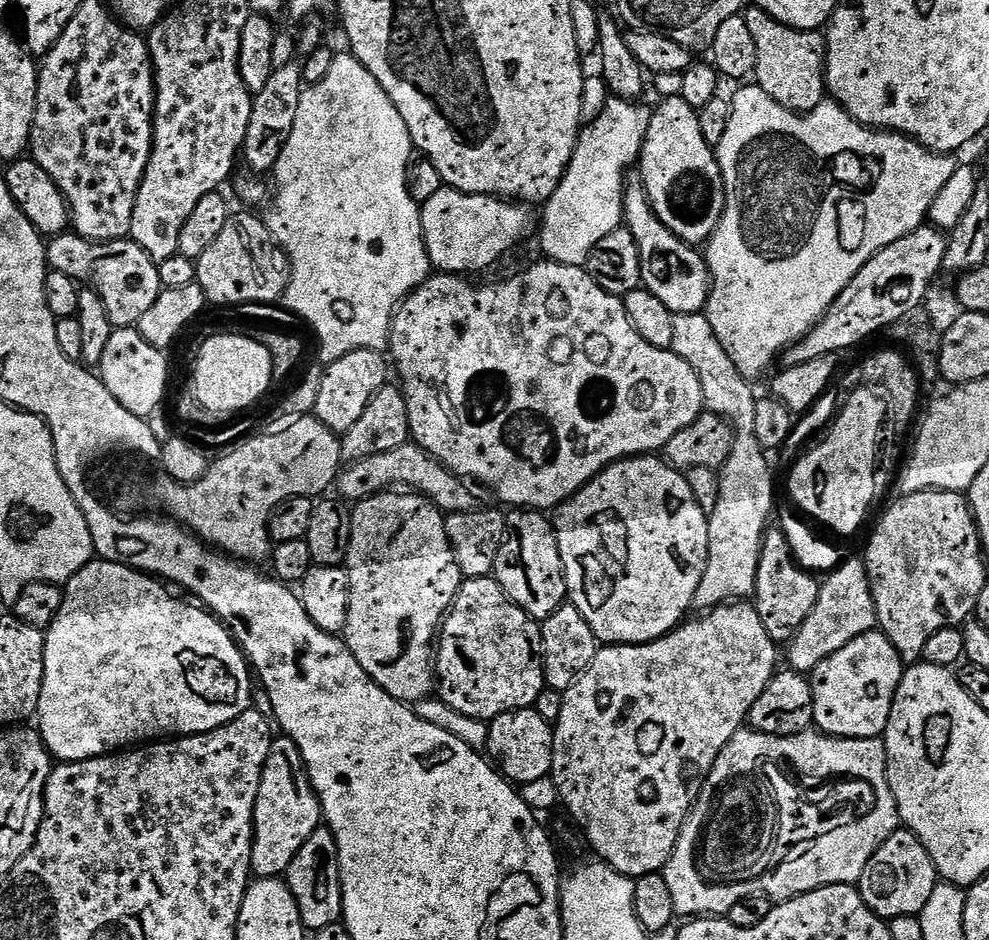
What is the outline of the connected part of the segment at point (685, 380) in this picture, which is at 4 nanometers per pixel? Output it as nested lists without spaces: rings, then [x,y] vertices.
[[[543,262],[543,263],[544,263],[544,264],[532,264],[532,265],[530,265],[530,266],[529,266],[529,268],[528,268],[528,269],[526,269],[526,270],[525,270],[525,272],[520,272],[520,273],[518,273],[518,274],[517,274],[517,276],[508,276],[508,277],[506,277],[506,278],[505,278],[505,280],[500,280],[500,281],[498,281],[498,282],[497,282],[497,284],[480,284],[480,285],[478,285],[478,286],[477,286],[477,288],[475,288],[475,286],[474,286],[474,285],[472,285],[472,284],[471,284],[471,282],[470,282],[470,281],[468,281],[468,280],[471,280],[471,279],[468,279],[468,278],[465,278],[465,277],[464,277],[464,276],[463,276],[463,275],[460,275],[460,274],[432,274],[432,275],[429,275],[429,277],[428,277],[428,279],[427,279],[427,280],[425,280],[425,281],[424,281],[424,283],[423,283],[423,284],[420,284],[420,285],[419,285],[419,286],[417,286],[417,287],[416,287],[416,288],[415,288],[415,290],[413,290],[413,292],[411,292],[411,294],[409,294],[409,295],[408,295],[408,296],[407,296],[407,297],[405,297],[405,299],[404,299],[404,300],[401,300],[401,301],[400,301],[400,303],[399,303],[399,305],[398,305],[398,307],[397,307],[397,309],[396,309],[396,311],[395,311],[395,313],[394,313],[394,315],[393,315],[393,317],[392,317],[392,331],[391,331],[391,332],[389,332],[389,333],[388,333],[388,343],[387,343],[387,347],[388,347],[388,348],[389,348],[389,349],[391,349],[391,348],[392,348],[392,360],[393,360],[393,362],[394,362],[394,363],[396,363],[396,368],[397,368],[397,370],[398,370],[398,371],[400,371],[400,380],[401,380],[401,381],[400,381],[400,380],[399,380],[399,383],[400,383],[400,384],[401,384],[401,385],[402,385],[402,391],[403,391],[403,393],[404,393],[404,397],[405,397],[405,398],[406,398],[406,410],[407,410],[407,411],[408,411],[408,430],[409,430],[409,433],[410,433],[410,436],[411,436],[411,439],[412,439],[412,440],[413,440],[413,441],[415,441],[415,443],[417,443],[417,444],[419,444],[419,445],[420,445],[420,447],[421,447],[421,448],[425,448],[425,450],[426,450],[426,451],[427,451],[427,452],[428,452],[428,453],[430,453],[430,455],[431,455],[431,456],[434,456],[434,457],[436,457],[436,459],[437,459],[437,460],[439,460],[439,461],[440,461],[440,463],[442,463],[442,464],[444,464],[444,465],[445,465],[445,466],[447,466],[447,468],[450,468],[450,469],[452,469],[452,471],[453,471],[453,472],[455,472],[455,473],[457,473],[457,474],[459,474],[459,475],[460,475],[460,476],[461,476],[461,477],[464,477],[464,478],[467,478],[467,479],[468,479],[468,480],[469,480],[469,481],[472,481],[472,480],[481,480],[481,482],[482,482],[482,483],[484,483],[484,484],[485,484],[485,486],[486,486],[486,487],[488,487],[488,488],[493,488],[493,490],[494,490],[494,491],[496,491],[496,496],[497,496],[497,498],[498,498],[498,499],[500,499],[500,500],[505,500],[505,502],[506,502],[506,503],[508,503],[508,504],[512,504],[512,505],[508,505],[508,506],[515,506],[515,507],[516,507],[516,508],[517,508],[517,509],[520,509],[520,510],[548,510],[548,509],[544,509],[544,508],[552,508],[552,510],[556,510],[556,509],[559,509],[559,507],[560,507],[560,505],[561,505],[561,504],[563,504],[563,503],[564,503],[564,501],[565,501],[565,500],[571,500],[571,499],[572,499],[572,497],[573,497],[573,496],[575,496],[575,495],[576,495],[576,493],[577,493],[577,492],[579,492],[579,491],[580,491],[580,489],[582,489],[582,488],[584,488],[584,487],[585,487],[585,486],[586,486],[586,485],[588,485],[588,483],[589,483],[589,482],[590,482],[590,481],[592,481],[592,480],[593,480],[593,479],[594,479],[594,478],[595,478],[595,477],[596,477],[596,476],[597,476],[597,475],[598,475],[598,474],[599,474],[599,473],[600,473],[600,472],[603,472],[603,471],[604,471],[604,469],[605,469],[605,468],[607,468],[607,467],[608,467],[608,465],[610,465],[610,464],[614,464],[614,463],[617,463],[617,462],[619,462],[619,461],[622,461],[622,460],[626,460],[626,459],[629,459],[629,458],[636,458],[636,457],[639,457],[639,456],[640,456],[640,455],[641,455],[641,454],[656,454],[656,453],[659,453],[659,452],[660,452],[660,451],[661,451],[661,450],[663,450],[663,448],[665,448],[665,447],[666,447],[666,446],[667,446],[667,444],[668,444],[668,443],[669,443],[669,442],[670,442],[670,438],[674,438],[674,434],[678,434],[678,430],[686,430],[686,426],[690,426],[690,425],[691,425],[691,424],[692,424],[692,423],[693,423],[693,422],[694,422],[694,421],[696,421],[696,420],[697,420],[697,419],[698,419],[698,418],[699,418],[699,417],[700,417],[700,415],[702,415],[702,413],[703,413],[703,412],[704,412],[704,411],[705,411],[705,407],[704,407],[704,398],[703,398],[703,392],[702,392],[702,383],[700,383],[700,381],[699,381],[699,378],[698,378],[698,374],[696,374],[696,373],[695,373],[695,370],[694,370],[694,369],[692,369],[692,368],[691,368],[691,367],[690,367],[690,365],[688,365],[688,364],[687,364],[687,362],[686,362],[686,361],[684,361],[684,360],[683,360],[683,359],[682,359],[682,357],[679,357],[679,356],[678,356],[678,354],[676,354],[676,353],[674,353],[674,352],[672,352],[672,351],[671,351],[671,350],[669,350],[669,349],[666,349],[666,348],[659,348],[659,347],[658,347],[658,346],[650,346],[650,342],[646,342],[646,338],[642,338],[642,334],[638,334],[638,330],[634,330],[634,326],[633,326],[633,325],[632,325],[632,323],[631,323],[631,322],[630,322],[630,318],[629,318],[629,317],[628,317],[628,315],[627,315],[627,314],[626,314],[626,306],[625,306],[625,305],[624,305],[624,302],[623,302],[623,299],[621,299],[621,297],[618,297],[618,296],[615,296],[615,295],[614,295],[614,294],[610,294],[610,293],[609,293],[609,292],[607,292],[607,291],[606,291],[606,290],[602,290],[602,286],[598,286],[598,282],[594,282],[594,278],[593,278],[593,277],[592,277],[592,276],[591,276],[591,275],[590,275],[590,274],[589,274],[589,273],[588,273],[588,272],[587,272],[587,271],[586,271],[586,270],[585,270],[585,269],[584,269],[584,268],[583,268],[583,267],[581,267],[581,266],[570,266],[570,265],[569,265],[569,264],[558,264],[558,263],[555,263],[555,262]]]

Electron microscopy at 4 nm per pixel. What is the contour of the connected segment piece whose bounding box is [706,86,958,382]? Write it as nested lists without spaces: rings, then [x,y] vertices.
[[[759,86],[751,87],[740,88],[736,97],[731,97],[729,124],[720,144],[714,148],[716,161],[720,163],[720,177],[724,183],[724,213],[715,234],[706,245],[708,271],[712,273],[712,294],[708,297],[706,315],[718,336],[718,342],[722,344],[734,366],[747,381],[756,382],[775,360],[777,362],[785,349],[791,348],[819,323],[831,304],[872,258],[891,243],[898,242],[912,231],[921,228],[928,220],[928,211],[934,198],[938,198],[938,190],[942,190],[942,186],[946,186],[946,182],[950,182],[950,178],[955,174],[958,161],[955,155],[932,152],[907,136],[860,124],[835,102],[822,103],[809,112],[791,112],[786,110],[786,106],[774,102],[774,98],[766,94],[766,90]]]

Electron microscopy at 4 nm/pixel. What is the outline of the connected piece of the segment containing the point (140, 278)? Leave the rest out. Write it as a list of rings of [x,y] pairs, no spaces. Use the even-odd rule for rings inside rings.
[[[61,234],[47,241],[46,260],[55,271],[68,275],[73,281],[87,286],[100,296],[113,329],[139,325],[142,314],[150,310],[150,306],[160,297],[162,291],[160,272],[156,269],[159,268],[157,261],[152,260],[150,254],[146,254],[146,250],[142,250],[142,246],[138,246],[130,238],[97,242],[75,234]]]

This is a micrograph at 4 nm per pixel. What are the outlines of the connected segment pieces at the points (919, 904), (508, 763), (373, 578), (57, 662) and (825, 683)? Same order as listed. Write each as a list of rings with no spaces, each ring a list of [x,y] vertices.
[[[898,830],[870,858],[858,887],[866,906],[890,922],[899,916],[919,916],[937,883],[938,873],[926,846],[914,833]]]
[[[535,707],[520,708],[496,717],[487,725],[487,755],[500,775],[516,786],[538,782],[538,778],[549,775],[552,770],[553,725],[549,721],[547,724],[543,714],[536,711]]]
[[[385,490],[377,495],[371,496],[369,500],[361,500],[355,505],[352,512],[352,533],[348,543],[348,558],[346,561],[346,571],[348,574],[348,613],[346,614],[342,639],[350,654],[370,674],[370,678],[378,686],[386,690],[396,700],[402,700],[405,704],[415,705],[417,700],[427,700],[434,692],[434,637],[448,611],[452,607],[454,598],[458,594],[462,583],[460,567],[454,558],[454,550],[448,541],[446,526],[444,525],[446,516],[436,505],[425,500],[423,496],[411,490]]]
[[[101,558],[93,559],[91,562],[85,564],[80,572],[75,572],[71,580],[67,581],[66,587],[62,592],[62,599],[60,601],[60,608],[57,614],[52,619],[52,623],[46,629],[44,637],[44,680],[41,682],[40,700],[35,708],[35,715],[40,716],[40,724],[38,723],[38,731],[41,738],[44,739],[44,745],[48,747],[49,756],[55,758],[60,762],[71,762],[74,760],[89,760],[95,756],[107,756],[114,752],[127,749],[129,746],[139,745],[141,742],[159,742],[165,738],[179,738],[181,736],[197,736],[203,732],[209,732],[215,728],[226,726],[230,722],[234,722],[239,716],[248,708],[253,707],[254,700],[252,700],[252,680],[254,684],[254,676],[250,671],[250,665],[240,647],[236,643],[231,632],[217,617],[213,616],[211,612],[205,610],[199,603],[191,602],[187,604],[184,600],[179,600],[176,596],[171,596],[167,592],[169,589],[157,577],[148,575],[147,572],[141,572],[135,568],[129,567],[127,564],[117,564],[114,561],[103,560]]]
[[[873,630],[854,638],[842,650],[830,654],[810,673],[812,697],[814,698],[814,724],[825,736],[845,736],[855,740],[870,740],[883,737],[892,703],[898,686],[904,677],[905,663],[896,652],[896,647],[879,630]]]

